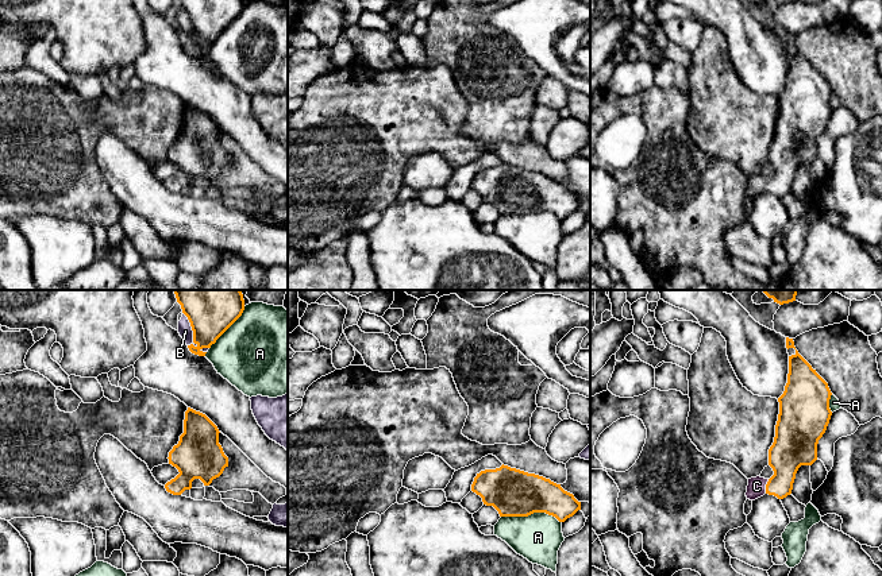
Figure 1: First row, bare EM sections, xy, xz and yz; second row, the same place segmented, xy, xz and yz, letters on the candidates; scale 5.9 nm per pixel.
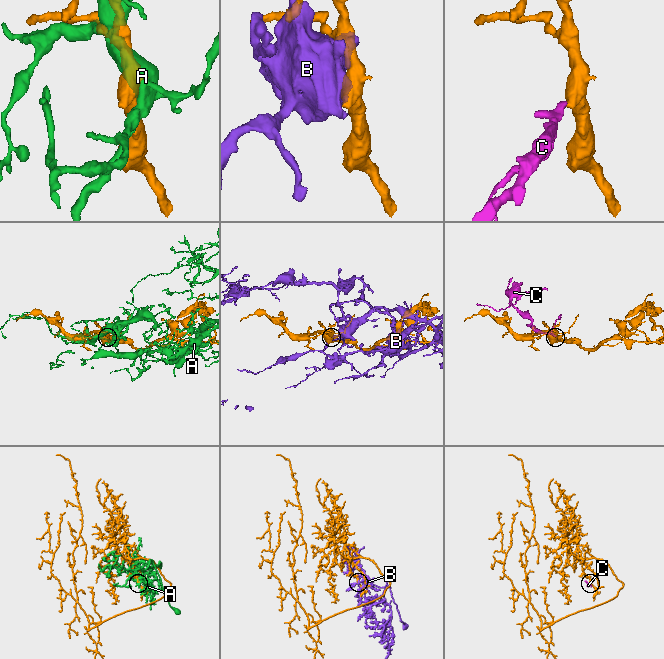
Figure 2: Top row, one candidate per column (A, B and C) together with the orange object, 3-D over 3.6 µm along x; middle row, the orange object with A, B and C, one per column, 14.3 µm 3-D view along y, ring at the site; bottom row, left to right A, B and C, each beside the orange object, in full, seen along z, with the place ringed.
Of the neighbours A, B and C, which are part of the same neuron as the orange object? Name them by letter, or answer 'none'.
C

